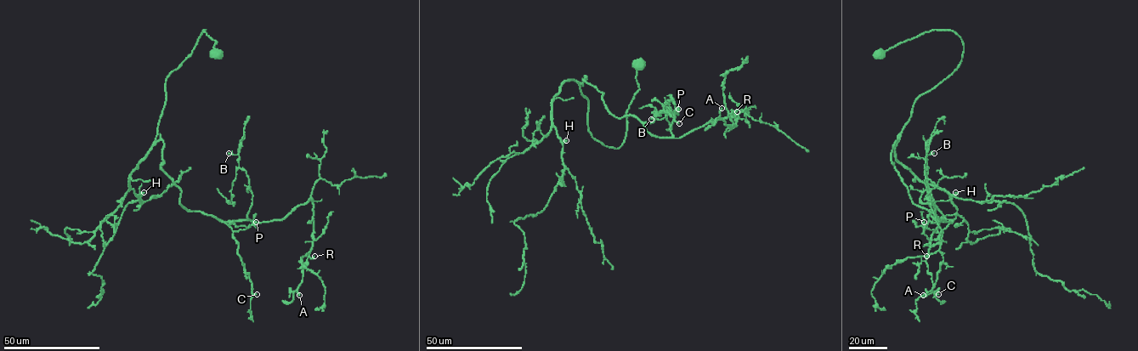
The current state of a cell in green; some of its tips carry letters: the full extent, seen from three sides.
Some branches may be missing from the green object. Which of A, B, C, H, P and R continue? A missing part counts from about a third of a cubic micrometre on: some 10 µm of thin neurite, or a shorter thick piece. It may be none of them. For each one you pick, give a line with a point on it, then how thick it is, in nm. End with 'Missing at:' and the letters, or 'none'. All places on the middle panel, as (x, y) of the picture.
A: Place: (721, 108). Thickness 340 nm
Missing at: A

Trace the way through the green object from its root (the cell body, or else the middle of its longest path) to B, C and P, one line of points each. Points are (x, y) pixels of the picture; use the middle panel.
B: (641, 65), (618, 148), (591, 136), (577, 82), (585, 76), (616, 117), (673, 137), (670, 110), (651, 119)
C: (641, 65), (623, 143), (591, 136), (577, 82), (585, 76), (616, 117), (652, 122), (664, 110), (679, 123)
P: (641, 65), (623, 143), (610, 148), (591, 136), (577, 82), (585, 76), (616, 117), (652, 122), (678, 109)

